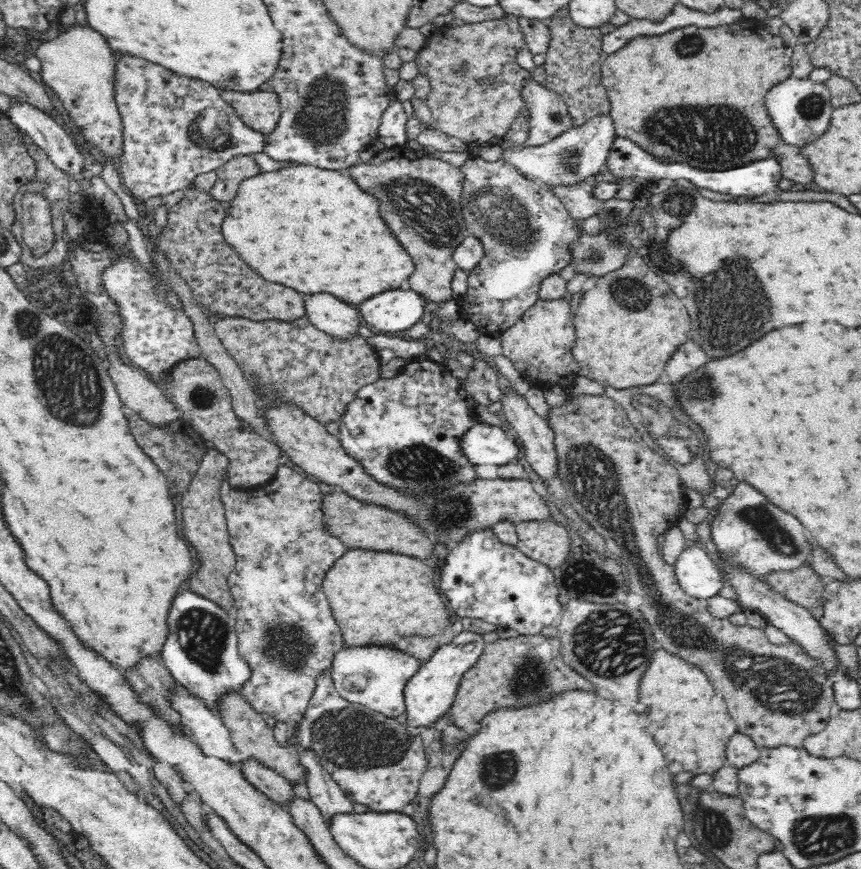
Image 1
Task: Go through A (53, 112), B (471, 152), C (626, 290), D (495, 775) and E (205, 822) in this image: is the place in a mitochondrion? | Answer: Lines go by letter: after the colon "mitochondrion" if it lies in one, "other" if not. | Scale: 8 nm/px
A: other
B: other
C: mitochondrion
D: mitochondrion
E: other

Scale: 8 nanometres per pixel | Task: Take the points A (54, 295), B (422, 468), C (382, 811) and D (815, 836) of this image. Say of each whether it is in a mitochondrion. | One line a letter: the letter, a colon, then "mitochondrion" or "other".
A: mitochondrion
B: mitochondrion
C: other
D: mitochondrion

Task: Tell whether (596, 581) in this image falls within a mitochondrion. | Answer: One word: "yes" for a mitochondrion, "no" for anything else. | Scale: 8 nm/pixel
yes

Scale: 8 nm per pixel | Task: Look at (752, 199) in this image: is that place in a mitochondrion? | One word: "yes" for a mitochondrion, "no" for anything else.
no

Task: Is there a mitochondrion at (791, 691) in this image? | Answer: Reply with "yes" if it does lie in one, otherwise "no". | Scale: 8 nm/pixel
yes

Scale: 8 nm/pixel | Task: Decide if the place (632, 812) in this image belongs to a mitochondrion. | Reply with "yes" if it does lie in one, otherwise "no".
no

